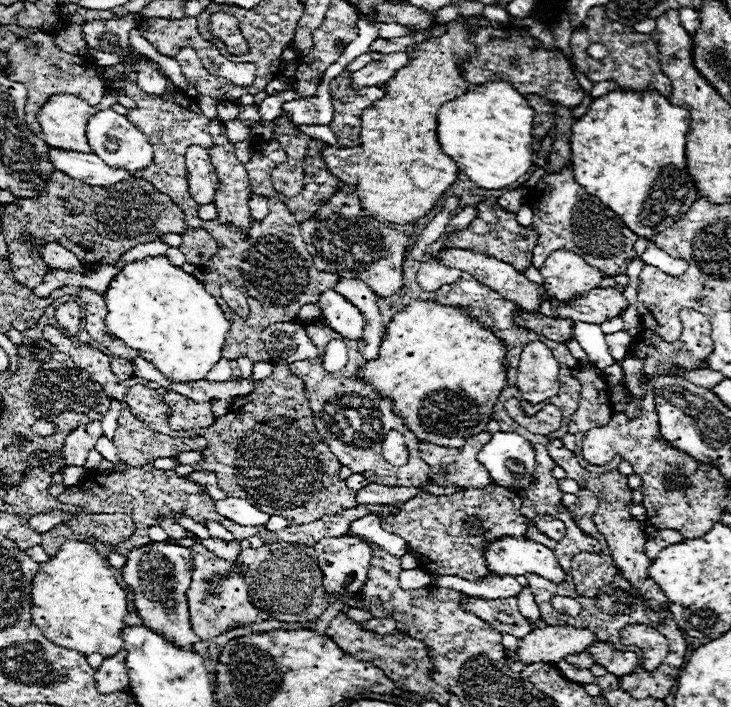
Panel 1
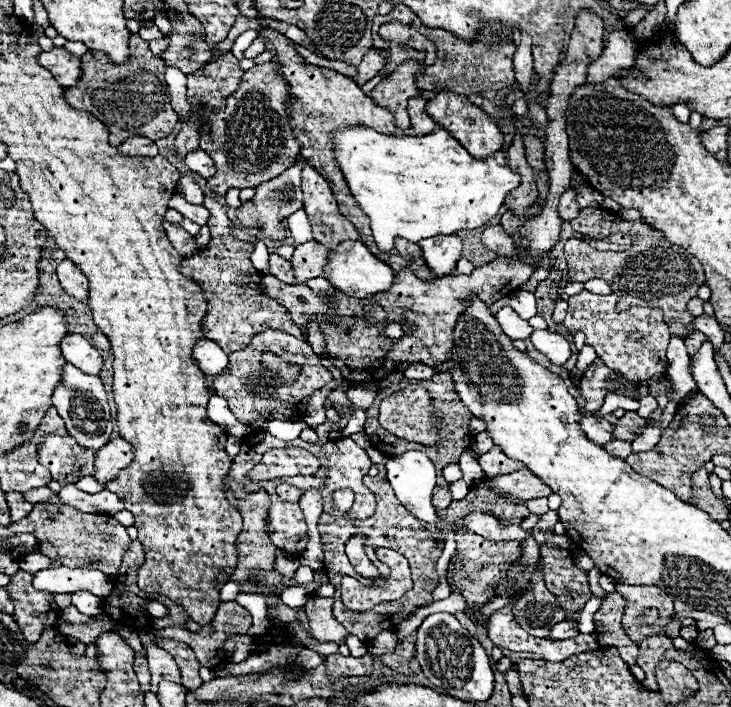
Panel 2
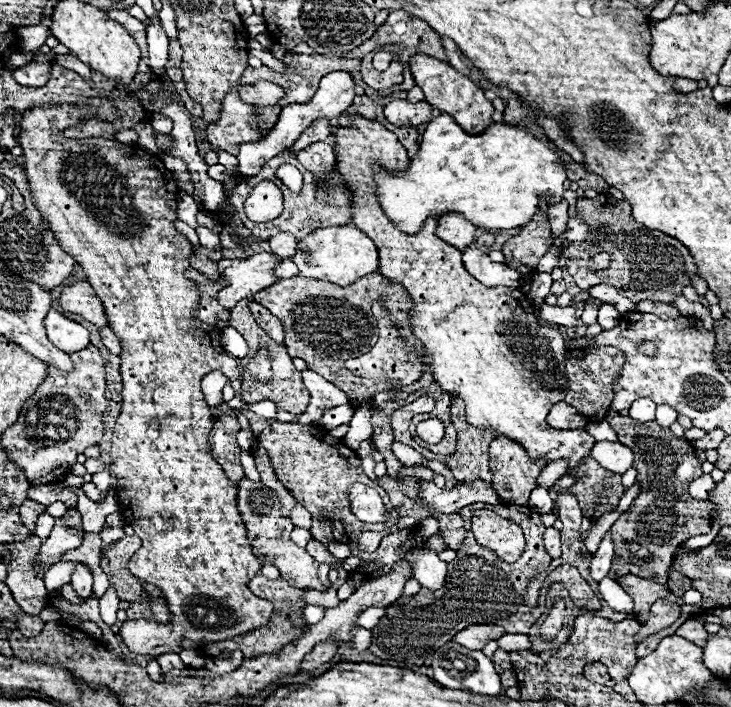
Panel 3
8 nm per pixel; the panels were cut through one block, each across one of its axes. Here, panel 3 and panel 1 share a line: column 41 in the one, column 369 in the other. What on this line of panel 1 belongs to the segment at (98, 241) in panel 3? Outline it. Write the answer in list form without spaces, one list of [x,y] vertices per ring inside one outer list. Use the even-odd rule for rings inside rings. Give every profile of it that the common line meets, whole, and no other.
[[[478,16],[456,18],[452,22],[446,22],[444,26],[448,28],[446,34],[406,48],[406,54],[410,54],[408,66],[400,68],[390,78],[390,82],[386,82],[384,86],[386,96],[374,102],[370,108],[366,108],[366,114],[362,114],[362,132],[360,132],[362,144],[354,148],[328,146],[322,150],[322,158],[328,170],[332,170],[340,182],[346,182],[358,190],[366,214],[374,214],[376,218],[388,222],[396,224],[416,222],[418,218],[422,218],[426,212],[432,210],[436,200],[444,194],[444,190],[448,190],[456,182],[458,176],[456,162],[440,150],[436,138],[436,114],[444,102],[454,100],[470,90],[470,84],[462,76],[462,62],[476,52],[476,46],[470,42],[470,32],[480,28],[480,20]]]

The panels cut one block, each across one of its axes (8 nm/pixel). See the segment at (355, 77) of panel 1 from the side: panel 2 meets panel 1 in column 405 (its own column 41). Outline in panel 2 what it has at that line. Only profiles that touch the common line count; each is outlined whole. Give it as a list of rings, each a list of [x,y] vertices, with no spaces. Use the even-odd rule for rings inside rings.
[[[52,48],[50,52],[38,54],[38,64],[54,74],[54,78],[60,82],[60,86],[70,88],[74,82],[78,82],[80,74],[80,58],[74,58],[64,48]]]

